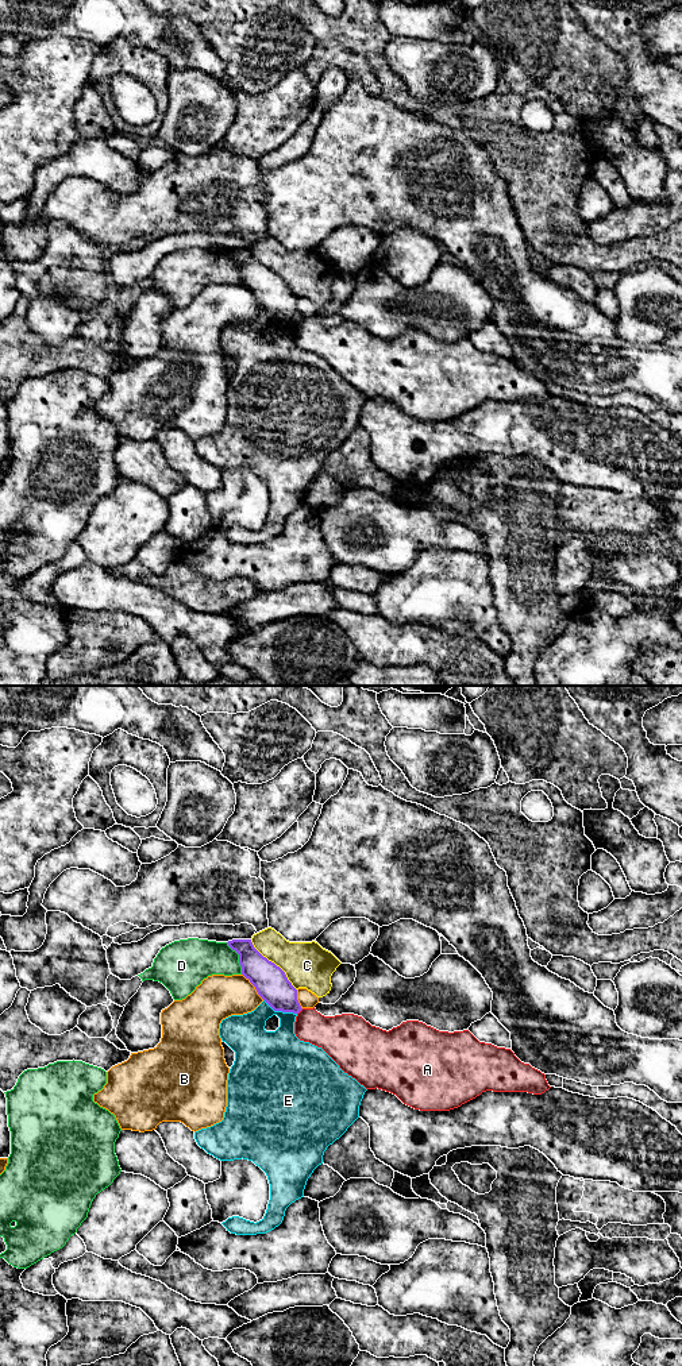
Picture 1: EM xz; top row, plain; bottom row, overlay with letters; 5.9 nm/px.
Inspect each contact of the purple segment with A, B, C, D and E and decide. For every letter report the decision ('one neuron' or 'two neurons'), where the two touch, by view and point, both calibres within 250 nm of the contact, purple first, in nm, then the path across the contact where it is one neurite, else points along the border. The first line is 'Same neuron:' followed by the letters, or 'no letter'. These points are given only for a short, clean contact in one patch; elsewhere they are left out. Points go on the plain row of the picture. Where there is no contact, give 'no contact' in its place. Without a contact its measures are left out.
Same neuron: no letter
A: two neurons | xz (300, 319) | 200/220 nm | along xz (303, 317), (297, 323)
B: two neurons | xz (254, 294) | 200/260 nm
C: two neurons | xz (273, 271) | 200/280 nm
D: two neurons | xz (239, 267) | 200/240 nm
E: two neurons | xz (280, 319) | 200/260 nm | along xz (264, 308), (274, 319), (296, 323)

